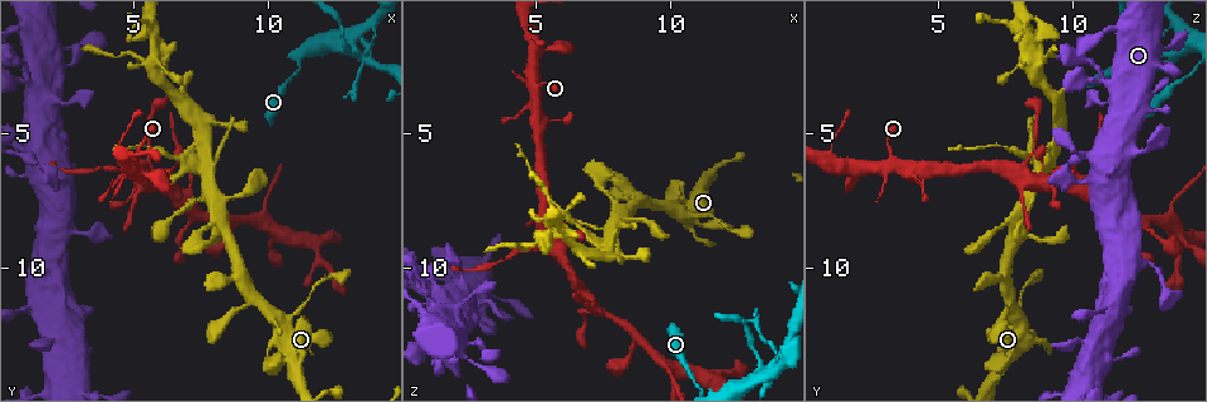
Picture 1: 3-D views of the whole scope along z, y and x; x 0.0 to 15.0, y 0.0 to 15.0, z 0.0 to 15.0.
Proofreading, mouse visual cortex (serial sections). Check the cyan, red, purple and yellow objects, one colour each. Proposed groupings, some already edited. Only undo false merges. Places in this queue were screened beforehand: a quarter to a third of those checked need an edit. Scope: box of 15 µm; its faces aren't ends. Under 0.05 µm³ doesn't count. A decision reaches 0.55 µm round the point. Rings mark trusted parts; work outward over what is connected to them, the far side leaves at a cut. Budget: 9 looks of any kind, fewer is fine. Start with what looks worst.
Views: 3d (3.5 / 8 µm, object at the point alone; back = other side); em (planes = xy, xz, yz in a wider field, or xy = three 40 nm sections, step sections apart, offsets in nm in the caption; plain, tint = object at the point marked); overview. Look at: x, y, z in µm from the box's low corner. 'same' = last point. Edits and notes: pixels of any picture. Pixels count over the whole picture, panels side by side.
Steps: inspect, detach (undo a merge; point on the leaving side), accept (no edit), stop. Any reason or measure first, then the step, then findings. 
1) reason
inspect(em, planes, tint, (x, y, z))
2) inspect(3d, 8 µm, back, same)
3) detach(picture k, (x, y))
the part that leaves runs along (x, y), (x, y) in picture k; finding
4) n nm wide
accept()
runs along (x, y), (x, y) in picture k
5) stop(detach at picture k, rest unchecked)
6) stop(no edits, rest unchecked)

thick turns thin
inspect(3d, 8 µm, (6.8, 6.0, 8.6))

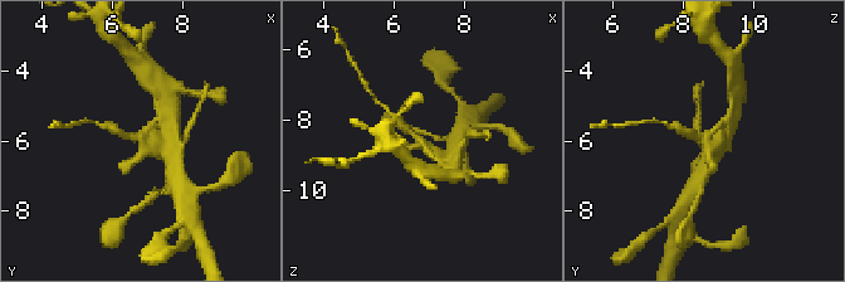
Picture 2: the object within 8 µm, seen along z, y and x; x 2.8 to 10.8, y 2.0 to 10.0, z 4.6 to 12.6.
inspect(3d, 3.5 µm, (6.9, 6.0, 8.5))

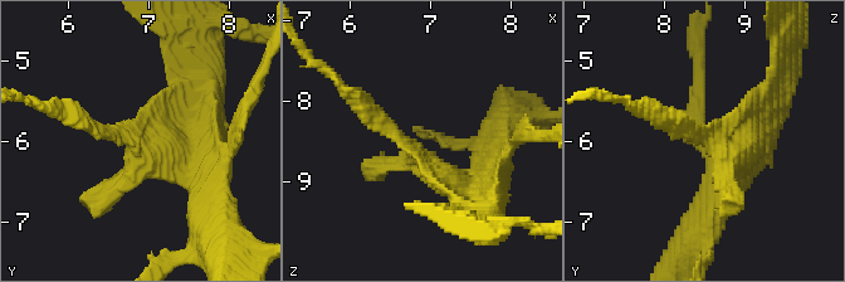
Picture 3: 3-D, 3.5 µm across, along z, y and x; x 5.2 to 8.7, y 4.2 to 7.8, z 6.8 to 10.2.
now the EM
inspect(em, planes, tint, (6.75, 6.05, 8.60))

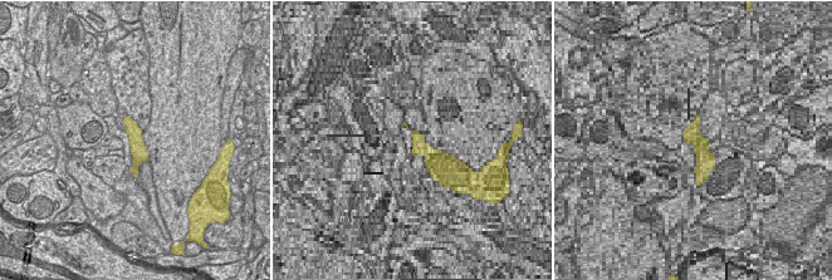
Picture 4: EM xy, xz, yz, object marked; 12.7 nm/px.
detach(picture 3, (374, 118))
the part that leaves runs along (405, 141), (317, 63) in picture 3; two cells meet here

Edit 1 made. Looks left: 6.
narrows sharply
inspect(3d, 3.5 µm, (13.4, 2.0, 13.9))

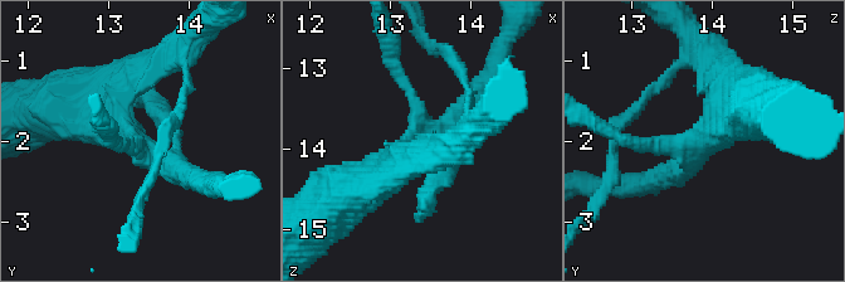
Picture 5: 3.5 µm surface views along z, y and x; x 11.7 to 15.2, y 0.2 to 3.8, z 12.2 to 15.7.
inspect(em, xy, step 2, tint, (13.35, 2.05, 13.90))

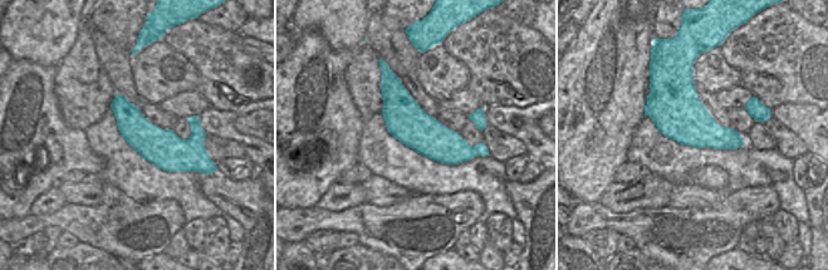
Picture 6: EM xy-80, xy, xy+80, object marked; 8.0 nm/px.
320 nm wide
accept()
runs along (385, 75), (440, 143), (480, 147) in picture 6; one cell here

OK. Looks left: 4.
thin neck
inspect(em, xy, step 3, tint, (4.4, 6.4, 9.3))

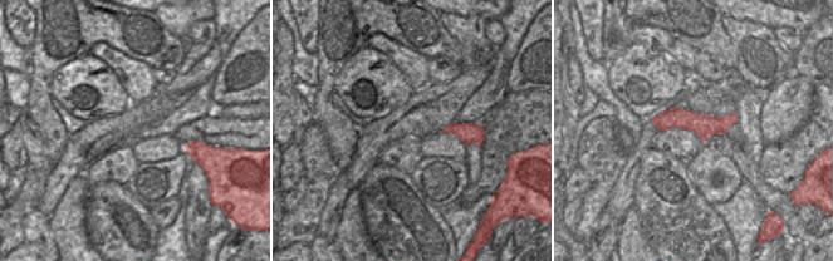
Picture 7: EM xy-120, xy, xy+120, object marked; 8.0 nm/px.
inspect(3d, 3.5 µm, same)

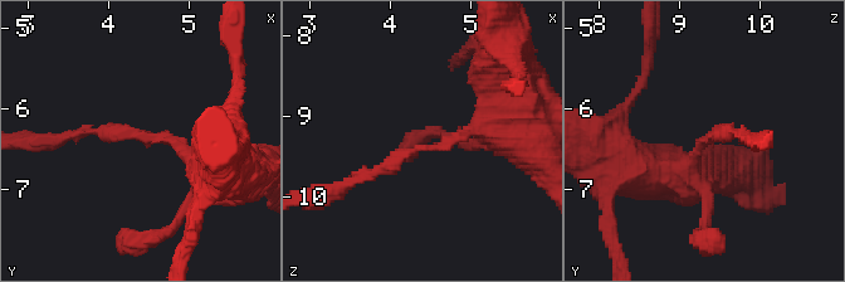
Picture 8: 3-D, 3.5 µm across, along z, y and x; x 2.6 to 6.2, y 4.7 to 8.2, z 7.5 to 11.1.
detach(picture 8, (128, 132))
the part that leaves runs along (171, 141), (128, 134), (58, 137) in picture 8; two cells meet here

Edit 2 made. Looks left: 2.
small branch off a trunk
inspect(3d, 3.5 µm, (1.2, 2.9, 11.2))

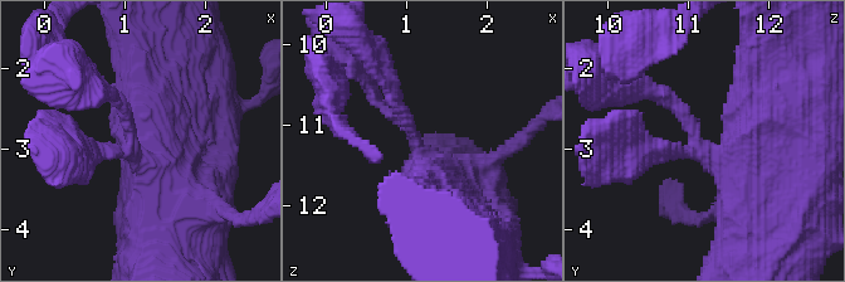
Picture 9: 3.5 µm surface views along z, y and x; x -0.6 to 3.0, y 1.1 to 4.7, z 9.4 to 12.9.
3 arms; arms of 150, 200, 900 nm
inspect(em, xy, step 1, tint, (1.15, 3.00, 11.20))

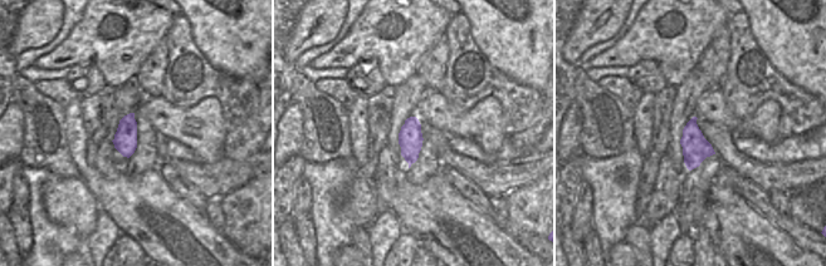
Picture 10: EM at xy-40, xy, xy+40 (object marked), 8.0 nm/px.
accept()
all the same cell

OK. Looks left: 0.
stop(detach at picture 3, detach at picture 8, rest unchecked)

